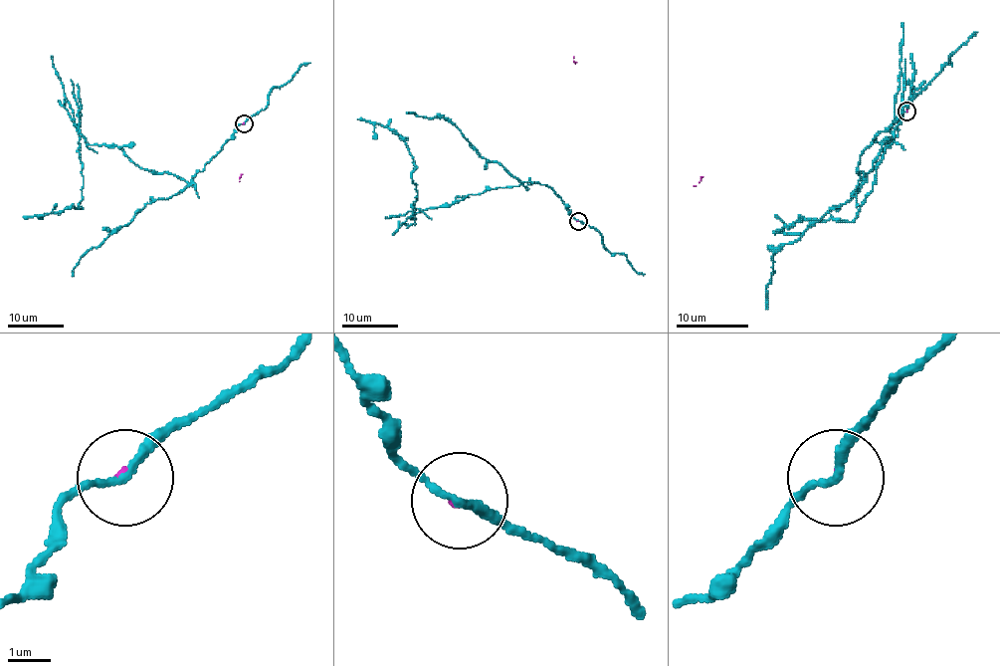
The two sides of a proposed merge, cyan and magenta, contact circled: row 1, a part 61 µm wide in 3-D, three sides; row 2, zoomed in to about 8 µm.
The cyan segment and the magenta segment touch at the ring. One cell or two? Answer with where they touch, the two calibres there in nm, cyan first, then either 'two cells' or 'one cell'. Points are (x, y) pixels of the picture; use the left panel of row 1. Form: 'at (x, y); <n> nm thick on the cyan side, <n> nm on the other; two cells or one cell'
at (244, 123); 170 nm thick on the cyan side, 50 nm on the other; two cells

